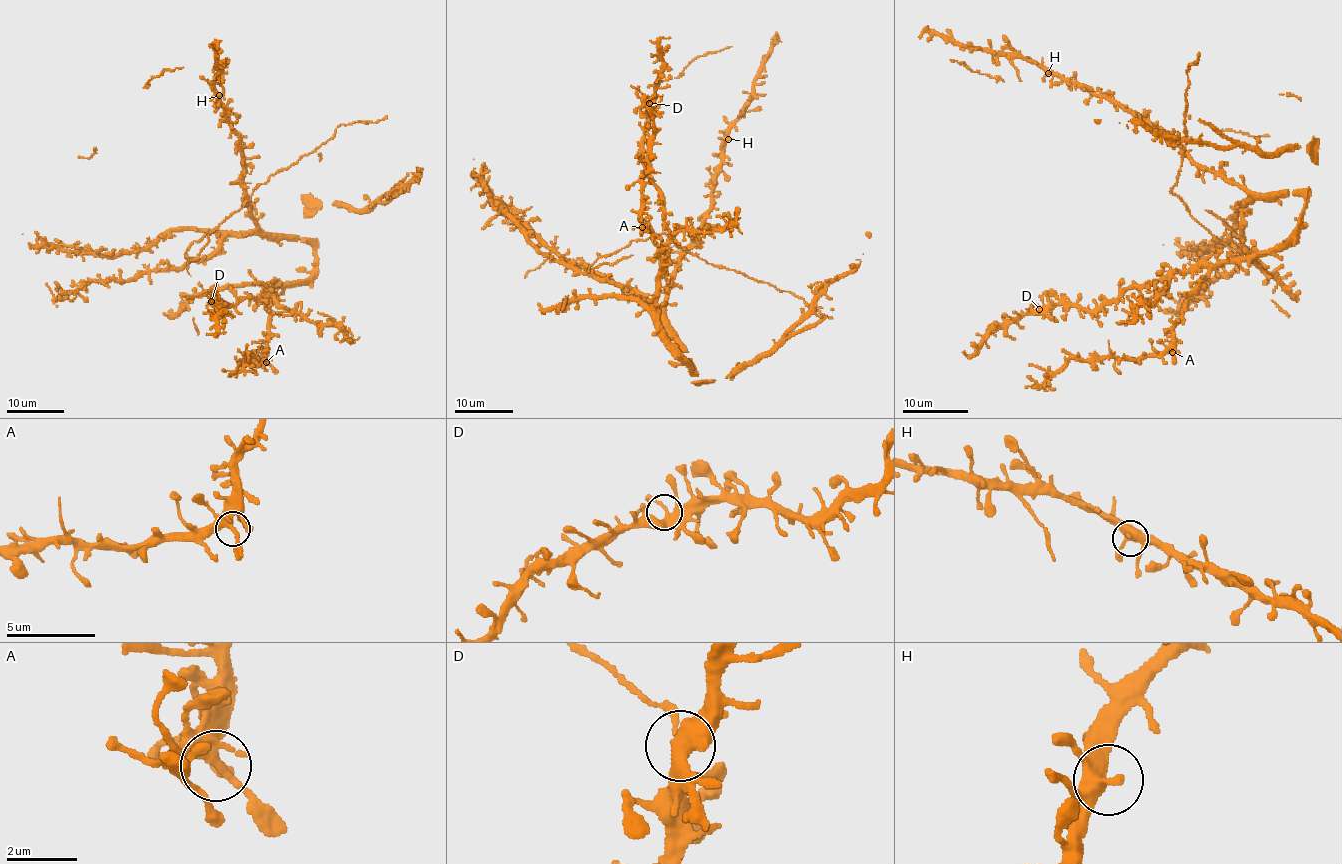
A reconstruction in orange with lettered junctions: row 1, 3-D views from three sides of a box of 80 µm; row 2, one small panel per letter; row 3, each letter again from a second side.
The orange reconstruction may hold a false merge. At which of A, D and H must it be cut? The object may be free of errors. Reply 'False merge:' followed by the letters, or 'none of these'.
False merge: none of these

